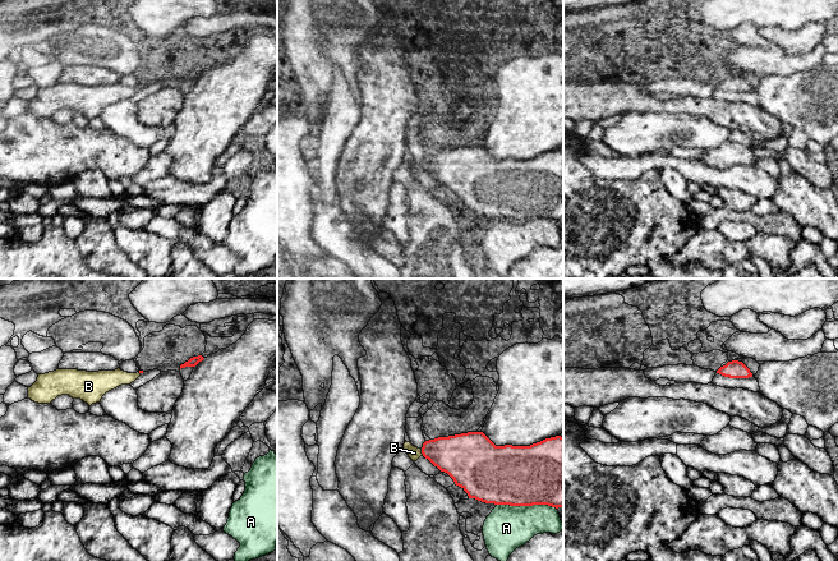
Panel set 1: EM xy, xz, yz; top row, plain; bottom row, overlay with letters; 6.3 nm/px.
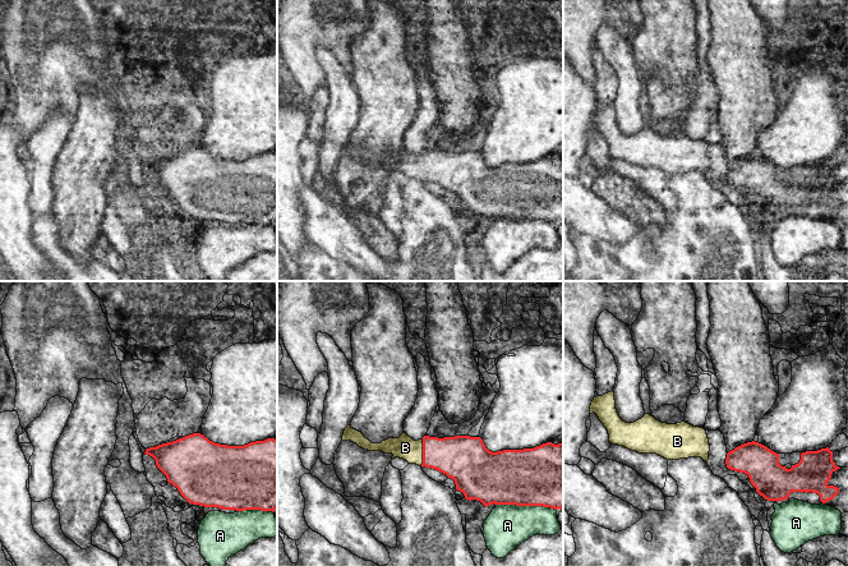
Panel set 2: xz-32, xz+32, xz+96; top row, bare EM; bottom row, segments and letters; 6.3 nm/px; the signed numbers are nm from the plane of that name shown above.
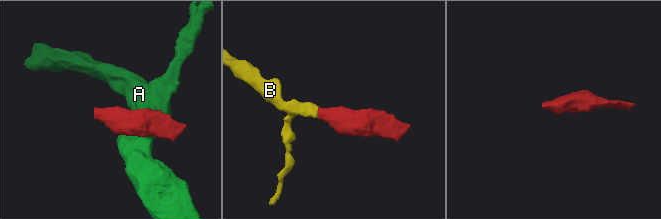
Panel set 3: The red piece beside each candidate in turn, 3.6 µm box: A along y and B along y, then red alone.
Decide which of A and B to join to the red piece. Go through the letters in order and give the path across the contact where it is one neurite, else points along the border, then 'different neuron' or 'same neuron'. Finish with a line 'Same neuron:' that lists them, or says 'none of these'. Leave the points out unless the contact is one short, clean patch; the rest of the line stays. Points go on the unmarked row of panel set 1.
A: border along xz (497, 217), (551, 219), (556, 222); different neuron
B: same neuron
Same neuron: B

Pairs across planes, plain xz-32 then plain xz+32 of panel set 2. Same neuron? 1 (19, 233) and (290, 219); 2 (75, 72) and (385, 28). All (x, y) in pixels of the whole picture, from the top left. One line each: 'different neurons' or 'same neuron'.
1: same neuron
2: different neurons

